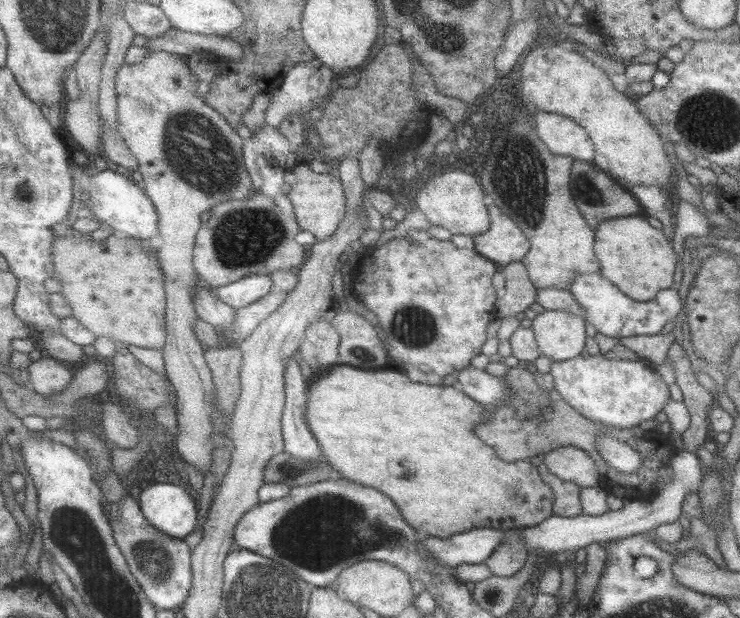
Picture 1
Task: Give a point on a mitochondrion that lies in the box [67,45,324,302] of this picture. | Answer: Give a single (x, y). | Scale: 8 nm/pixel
(203, 156)

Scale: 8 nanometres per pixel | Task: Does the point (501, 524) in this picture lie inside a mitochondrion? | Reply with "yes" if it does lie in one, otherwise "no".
no

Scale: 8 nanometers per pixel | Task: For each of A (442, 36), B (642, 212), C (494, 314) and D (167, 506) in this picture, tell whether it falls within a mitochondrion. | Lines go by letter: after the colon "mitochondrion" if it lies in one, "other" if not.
A: mitochondrion
B: other
C: other
D: other

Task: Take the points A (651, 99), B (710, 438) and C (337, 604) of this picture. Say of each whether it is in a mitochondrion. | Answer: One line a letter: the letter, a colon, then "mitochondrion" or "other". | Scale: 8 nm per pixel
A: other
B: other
C: other

